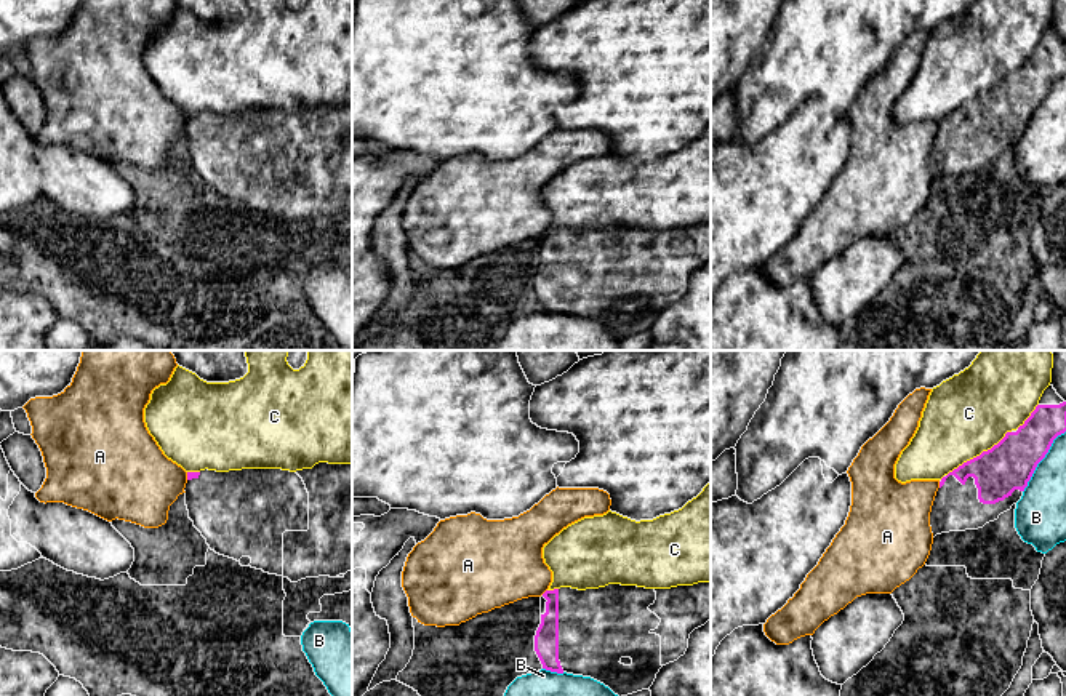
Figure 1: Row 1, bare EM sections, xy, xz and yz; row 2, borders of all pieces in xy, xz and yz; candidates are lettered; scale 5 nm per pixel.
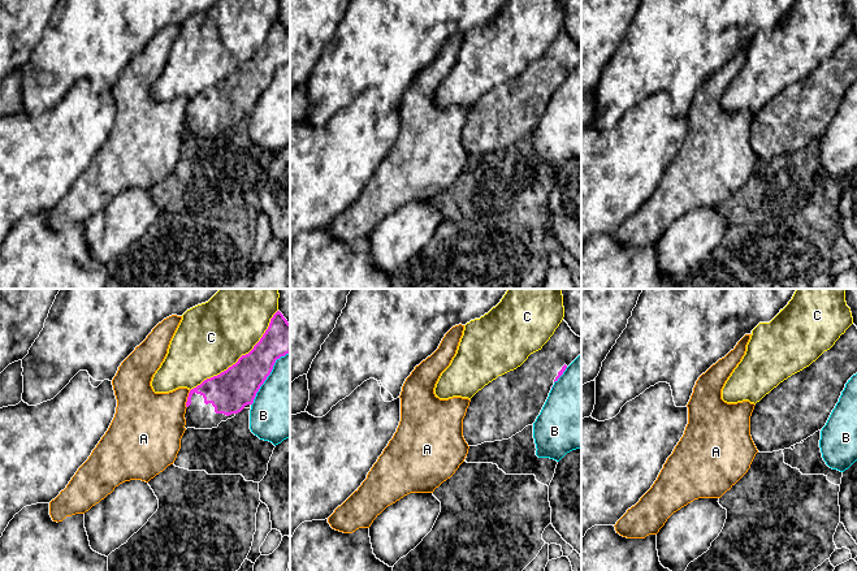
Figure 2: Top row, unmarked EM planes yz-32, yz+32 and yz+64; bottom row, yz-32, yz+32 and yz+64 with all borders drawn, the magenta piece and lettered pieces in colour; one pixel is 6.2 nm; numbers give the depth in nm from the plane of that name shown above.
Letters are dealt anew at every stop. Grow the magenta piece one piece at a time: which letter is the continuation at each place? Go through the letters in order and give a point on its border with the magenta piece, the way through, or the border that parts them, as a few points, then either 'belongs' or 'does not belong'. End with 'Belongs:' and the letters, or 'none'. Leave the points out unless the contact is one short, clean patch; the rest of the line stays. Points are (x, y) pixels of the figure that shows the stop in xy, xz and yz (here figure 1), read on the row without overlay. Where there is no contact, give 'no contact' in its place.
A: yz (940, 127) | along yz (938, 124), (940, 128) | does not belong
B: yz (1041, 101) | does not belong
C: yz (980, 96) | does not belong
Belongs: none

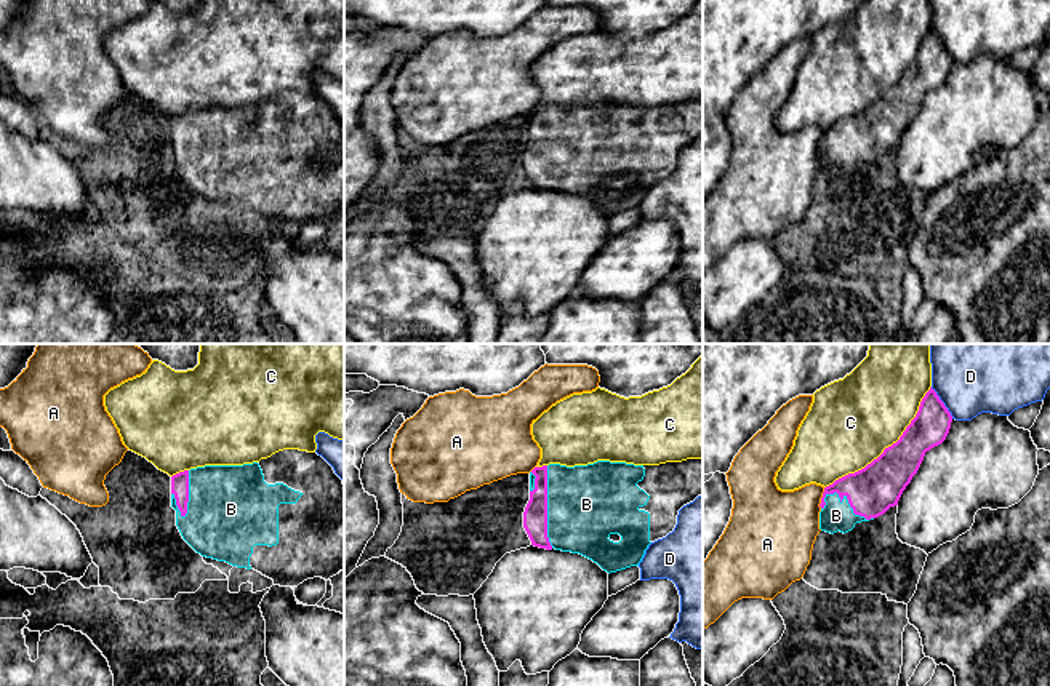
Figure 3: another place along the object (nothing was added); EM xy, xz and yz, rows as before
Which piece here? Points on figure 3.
A: yz (821, 139) | along yz (825, 130), (820, 149) | does not belong
B: xz (546, 149) | belongs
C: yz (889, 88) | does not belong
D: yz (943, 45) | does not belong
Belongs: B

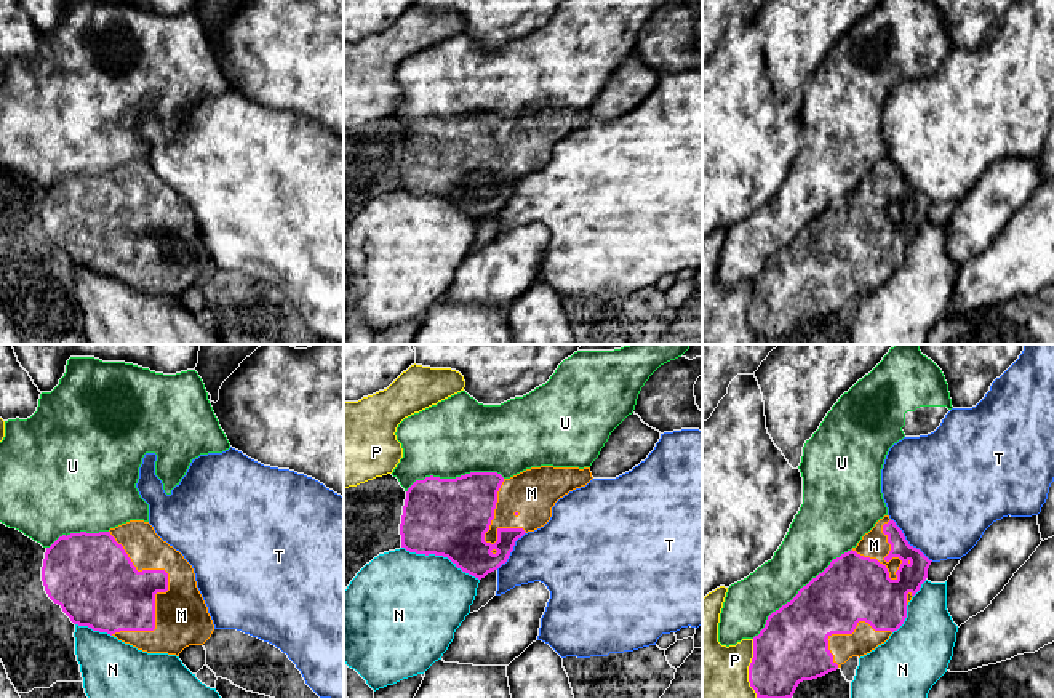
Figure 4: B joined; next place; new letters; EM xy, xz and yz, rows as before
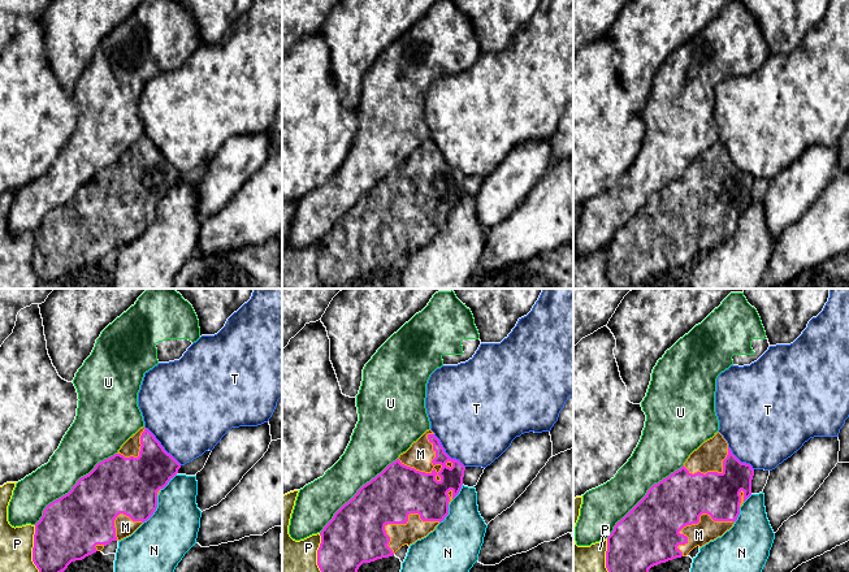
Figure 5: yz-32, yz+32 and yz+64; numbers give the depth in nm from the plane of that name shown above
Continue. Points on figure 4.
M: xy (165, 213) | belongs
N: xz (440, 196) | does not belong
P: yz (749, 309) | does not belong
T: yz (907, 184) | does not belong
U: yz (798, 232) | does not belong
Belongs: M

